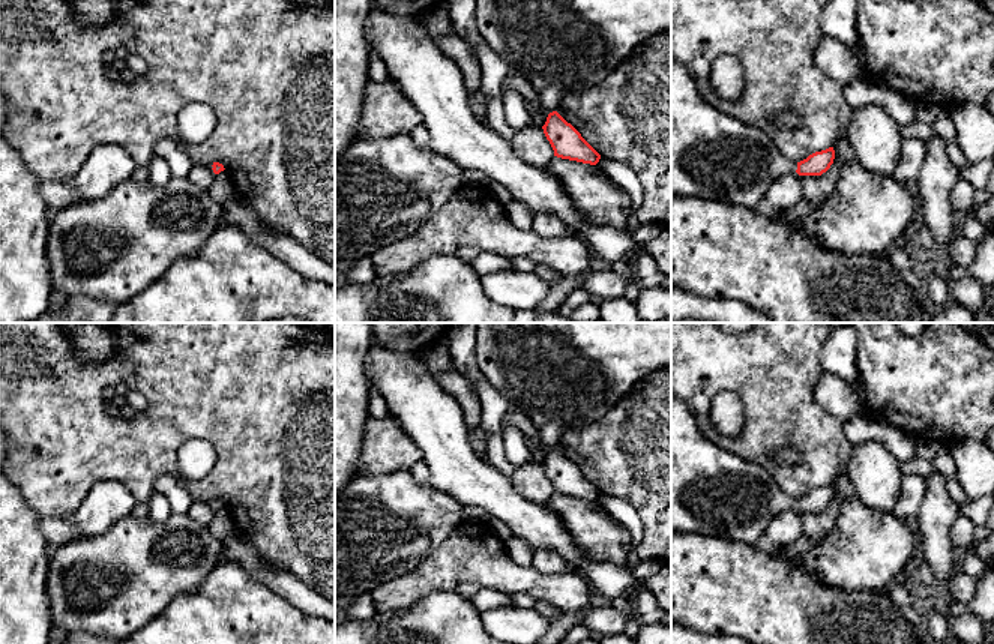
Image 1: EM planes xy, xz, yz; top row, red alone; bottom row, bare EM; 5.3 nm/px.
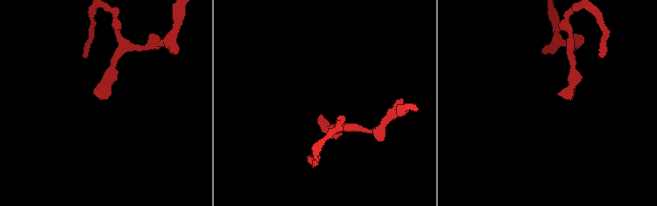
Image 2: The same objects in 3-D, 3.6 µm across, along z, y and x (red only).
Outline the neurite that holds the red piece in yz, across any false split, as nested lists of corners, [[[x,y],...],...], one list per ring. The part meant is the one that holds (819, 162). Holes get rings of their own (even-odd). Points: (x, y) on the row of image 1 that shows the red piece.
[[[671,60],[671,195],[692,195],[752,210],[764,209],[769,186],[782,174],[821,176],[835,159],[833,147],[809,155],[800,162],[788,161],[761,129],[749,126],[713,108],[695,87],[685,65]]]

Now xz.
[[[476,0],[476,27],[508,63],[511,74],[526,78],[548,111],[542,126],[554,156],[596,165],[601,155],[557,111],[568,95],[602,83],[643,41],[671,29],[671,0]]]

